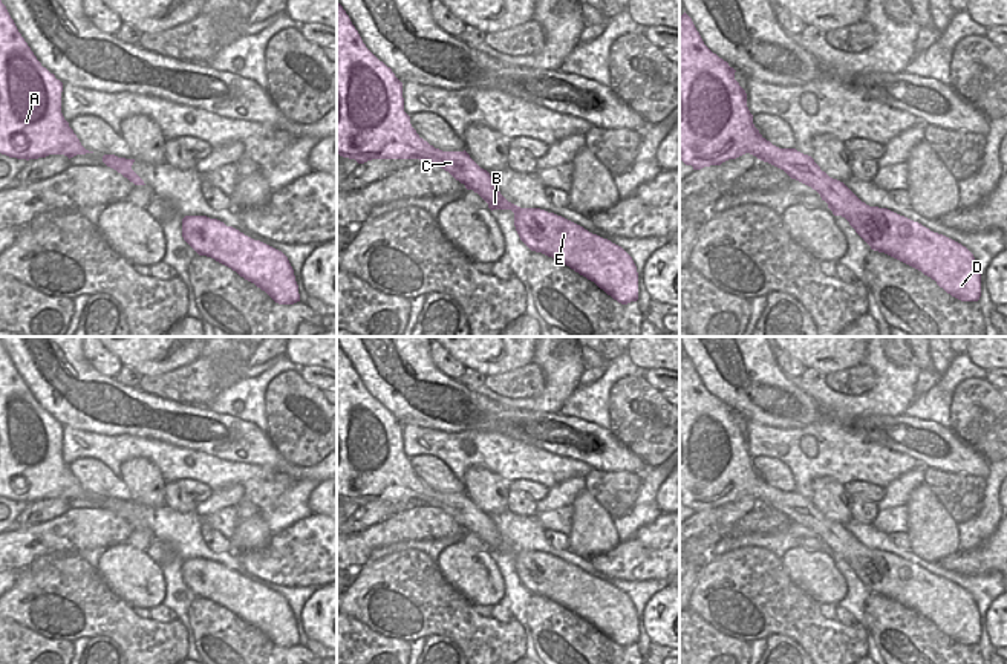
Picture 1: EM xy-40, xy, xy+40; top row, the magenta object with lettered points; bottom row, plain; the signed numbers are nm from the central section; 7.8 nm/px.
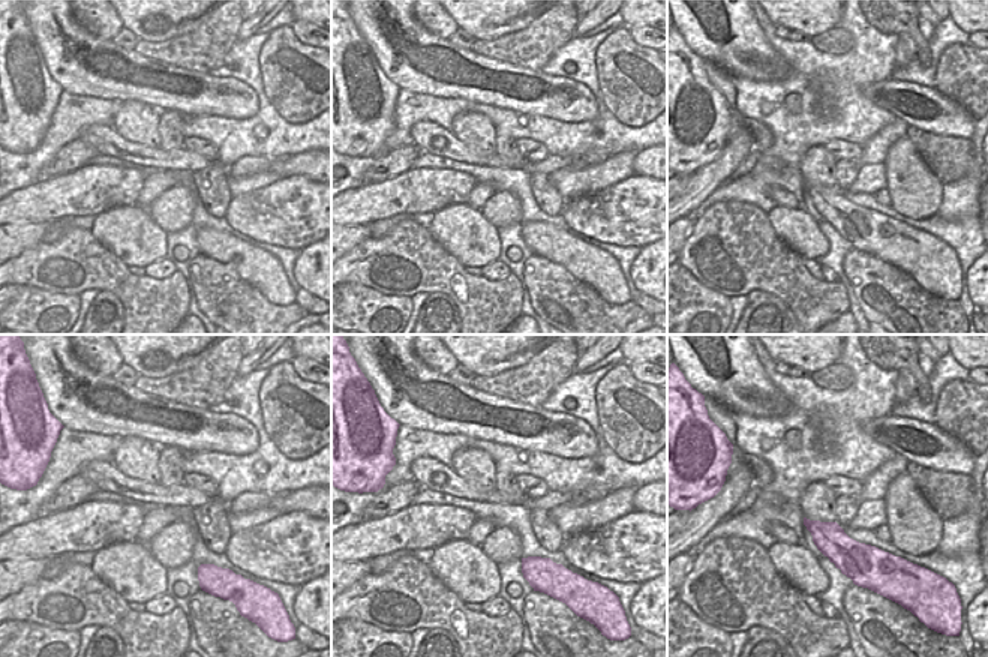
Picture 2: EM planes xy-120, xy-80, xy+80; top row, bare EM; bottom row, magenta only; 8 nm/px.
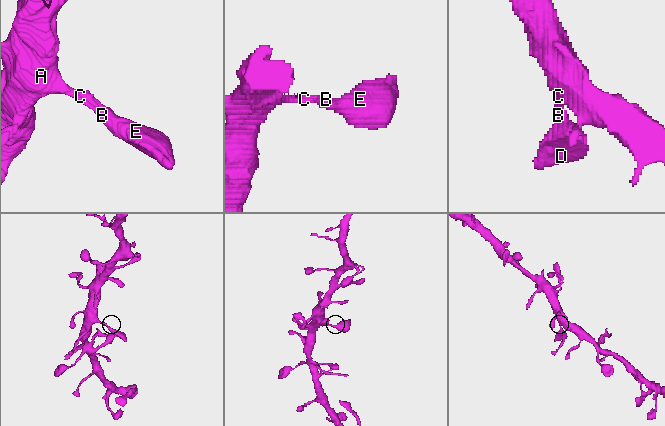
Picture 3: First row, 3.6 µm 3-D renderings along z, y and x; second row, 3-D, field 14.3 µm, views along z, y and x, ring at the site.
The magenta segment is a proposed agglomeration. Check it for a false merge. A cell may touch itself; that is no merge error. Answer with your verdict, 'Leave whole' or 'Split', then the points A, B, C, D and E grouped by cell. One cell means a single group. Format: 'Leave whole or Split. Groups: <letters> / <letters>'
Leave whole. Groups: A B C D E

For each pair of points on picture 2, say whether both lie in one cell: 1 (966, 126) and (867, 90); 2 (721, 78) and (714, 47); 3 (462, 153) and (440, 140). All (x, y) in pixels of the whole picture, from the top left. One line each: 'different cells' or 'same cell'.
1: same cell
2: different cells
3: same cell

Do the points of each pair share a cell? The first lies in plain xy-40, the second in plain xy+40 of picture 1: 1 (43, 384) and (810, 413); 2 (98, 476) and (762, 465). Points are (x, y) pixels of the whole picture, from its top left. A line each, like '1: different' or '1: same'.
1: same
2: same

